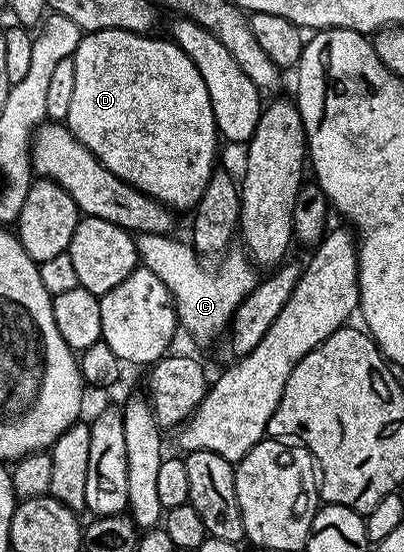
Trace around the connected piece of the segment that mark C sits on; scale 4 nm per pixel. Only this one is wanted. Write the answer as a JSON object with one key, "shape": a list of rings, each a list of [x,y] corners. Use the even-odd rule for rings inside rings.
{"shape":[[[139,233],[134,237],[134,242],[138,248],[138,256],[141,264],[148,271],[152,271],[152,275],[156,275],[160,279],[160,283],[164,283],[164,287],[168,287],[168,291],[174,300],[174,310],[178,312],[178,323],[183,330],[186,329],[198,341],[206,341],[209,337],[214,337],[218,332],[225,330],[230,324],[230,318],[234,316],[238,305],[241,304],[250,292],[253,291],[256,284],[255,266],[252,264],[249,256],[245,252],[230,251],[225,254],[222,269],[218,269],[215,273],[209,273],[200,260],[199,254],[195,253],[193,244],[182,241],[173,241],[173,236],[167,235],[157,237],[156,235],[148,235],[147,233]]]}

